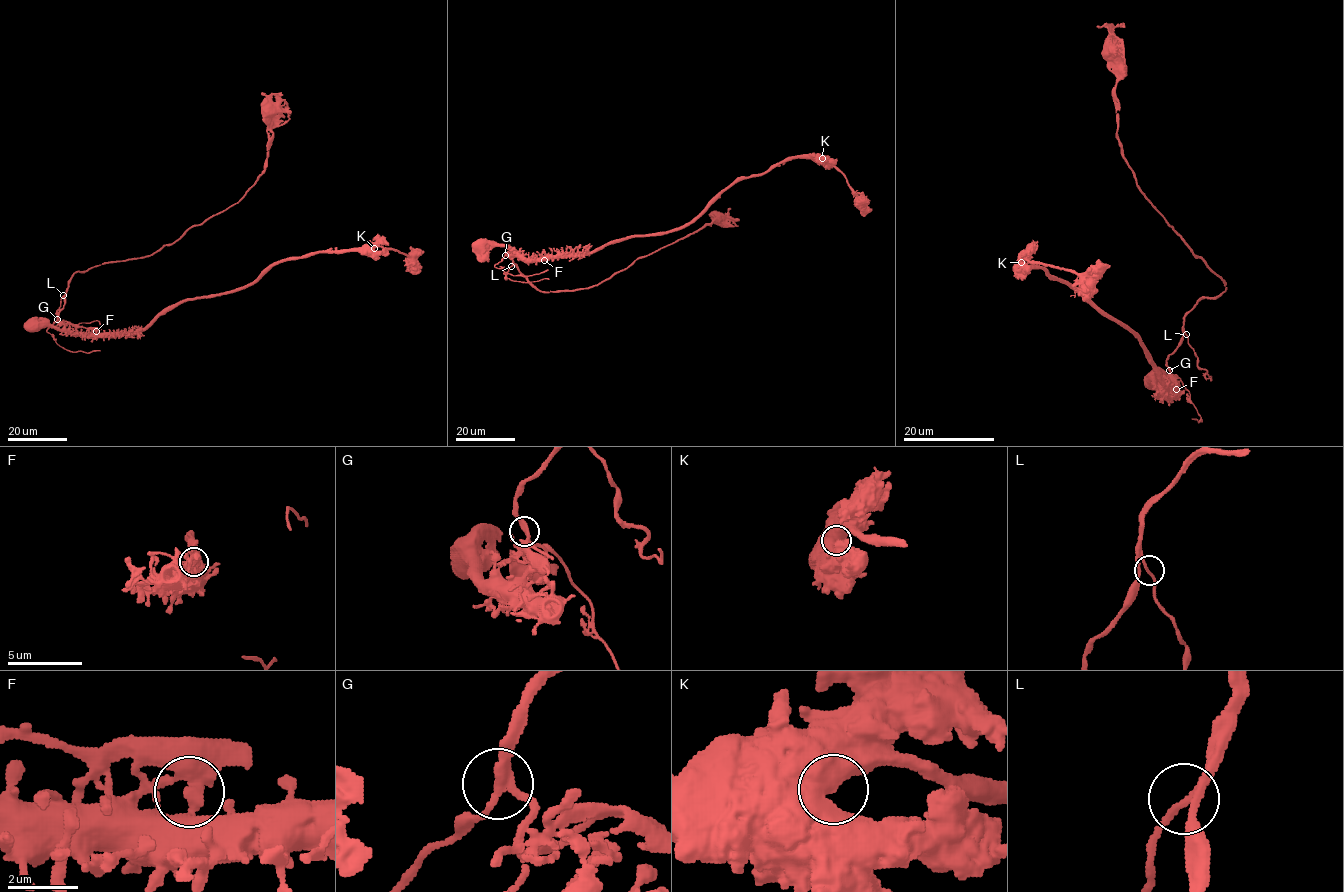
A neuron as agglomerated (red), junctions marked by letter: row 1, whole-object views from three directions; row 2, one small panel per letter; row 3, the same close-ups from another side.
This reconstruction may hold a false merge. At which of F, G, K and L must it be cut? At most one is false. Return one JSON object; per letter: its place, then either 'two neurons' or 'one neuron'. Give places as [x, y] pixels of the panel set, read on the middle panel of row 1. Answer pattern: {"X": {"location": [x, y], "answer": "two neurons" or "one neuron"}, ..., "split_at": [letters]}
{"F": {"location": [544, 260], "answer": "two neurons"}, "G": {"location": [505, 255], "answer": "one neuron"}, "K": {"location": [822, 158], "answer": "one neuron"}, "L": {"location": [511, 266], "answer": "one neuron"}, "split_at": ["F"]}

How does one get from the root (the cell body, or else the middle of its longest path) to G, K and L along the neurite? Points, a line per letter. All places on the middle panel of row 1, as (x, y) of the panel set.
G: (482, 244), (505, 244), (514, 252), (513, 256), (505, 255)
K: (482, 244), (505, 244), (528, 258), (591, 254), (631, 236), (683, 228), (735, 183), (781, 163), (822, 158)
L: (482, 244), (506, 245), (514, 252), (513, 256), (505, 254), (511, 257), (511, 266)

